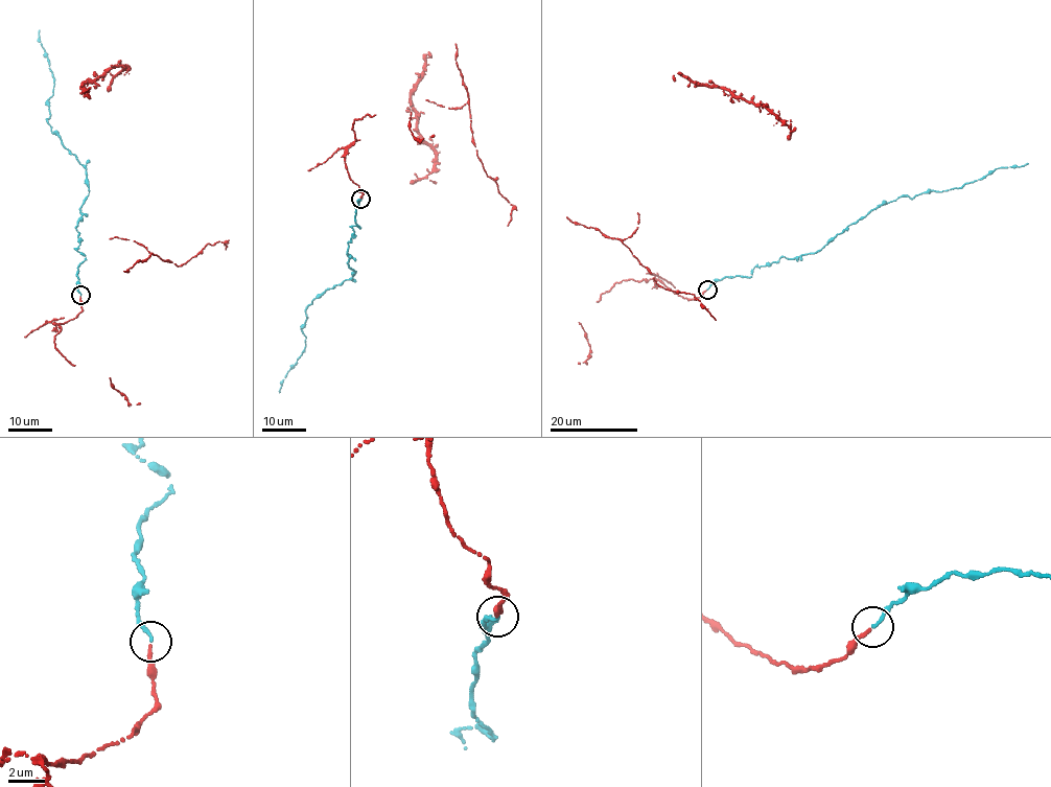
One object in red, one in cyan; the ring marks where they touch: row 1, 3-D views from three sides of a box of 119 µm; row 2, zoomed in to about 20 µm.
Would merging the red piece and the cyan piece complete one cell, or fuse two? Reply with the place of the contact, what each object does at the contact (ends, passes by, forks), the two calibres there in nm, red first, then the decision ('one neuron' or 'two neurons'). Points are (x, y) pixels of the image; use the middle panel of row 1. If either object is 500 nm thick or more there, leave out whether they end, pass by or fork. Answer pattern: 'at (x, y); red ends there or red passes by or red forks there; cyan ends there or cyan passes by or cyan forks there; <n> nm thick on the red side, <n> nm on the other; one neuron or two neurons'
at (360, 199); red ends there; cyan ends there; 200 nm thick on the red side, 200 nm on the other; one neuron

